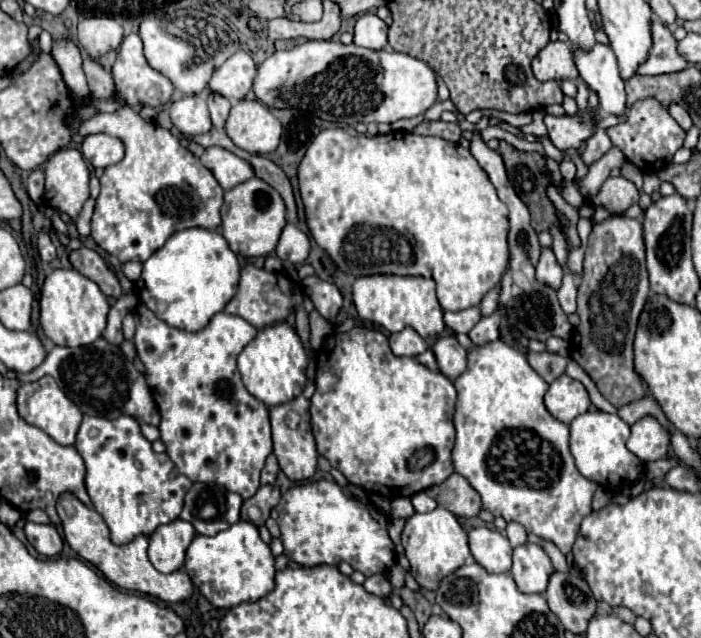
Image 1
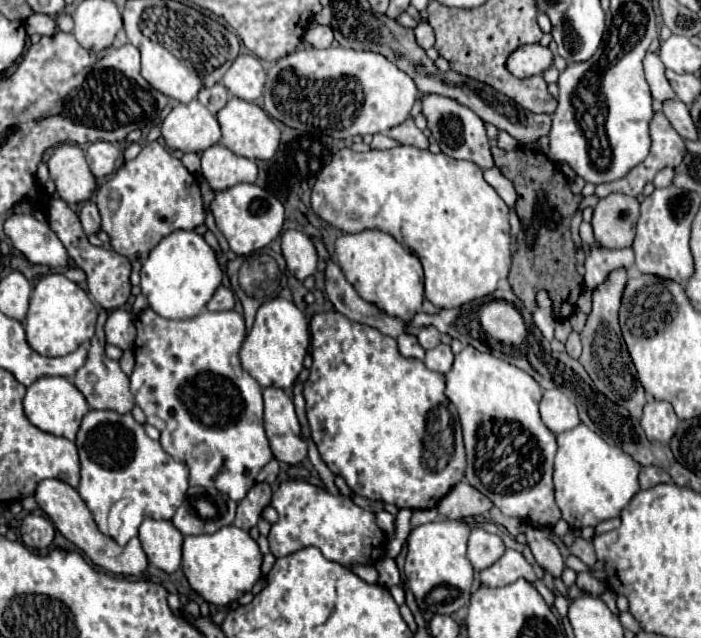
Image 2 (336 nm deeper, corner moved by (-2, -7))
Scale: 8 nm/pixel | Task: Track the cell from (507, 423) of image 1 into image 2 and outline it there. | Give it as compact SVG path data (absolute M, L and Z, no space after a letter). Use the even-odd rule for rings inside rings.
M468 345L454 357L450 373L446 373L446 397L454 403L460 415L464 445L466 445L466 479L468 483L484 493L506 517L516 517L524 523L552 529L560 521L560 509L554 501L554 455L556 437L542 423L538 403L542 399L542 387L522 369L510 365L504 359L492 357Z

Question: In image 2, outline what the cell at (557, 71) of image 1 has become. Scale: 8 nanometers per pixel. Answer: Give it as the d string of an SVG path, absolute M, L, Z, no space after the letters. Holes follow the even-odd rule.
M522 45L518 47L506 61L508 71L518 77L532 77L532 75L540 75L544 73L550 65L554 63L554 55L548 47L542 45Z

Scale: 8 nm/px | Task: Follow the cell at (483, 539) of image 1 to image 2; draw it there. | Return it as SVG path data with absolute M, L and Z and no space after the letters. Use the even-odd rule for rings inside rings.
M480 527L472 529L472 535L468 539L468 559L476 571L482 571L494 565L504 551L506 551L506 545L500 535L488 533Z

